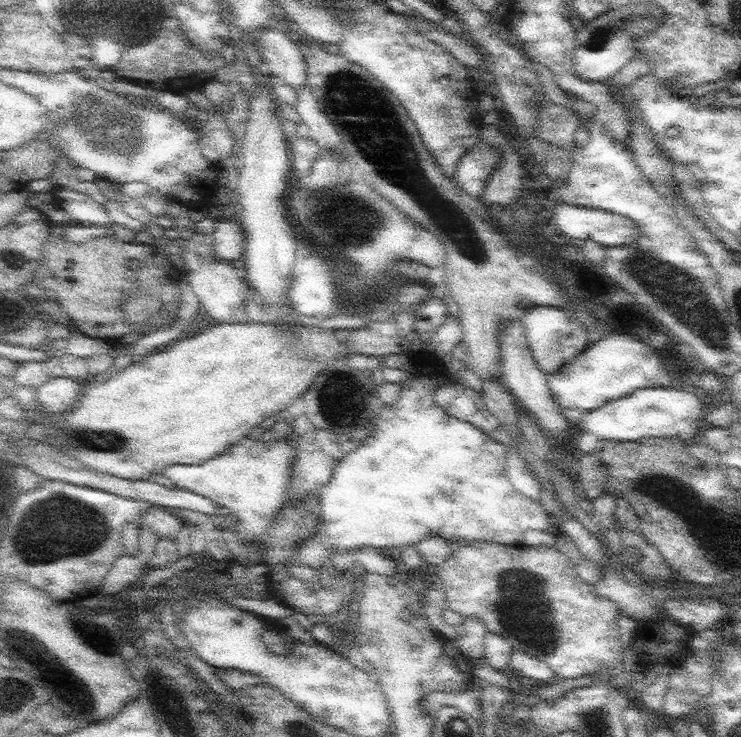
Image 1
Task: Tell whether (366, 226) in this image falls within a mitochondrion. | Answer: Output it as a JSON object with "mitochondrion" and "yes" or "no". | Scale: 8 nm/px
{"mitochondrion":"yes"}

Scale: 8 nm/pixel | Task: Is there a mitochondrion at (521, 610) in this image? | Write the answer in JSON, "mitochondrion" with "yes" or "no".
{"mitochondrion":"yes"}

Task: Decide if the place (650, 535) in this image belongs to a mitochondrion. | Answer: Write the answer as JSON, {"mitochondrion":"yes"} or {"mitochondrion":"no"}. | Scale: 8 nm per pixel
{"mitochondrion":"no"}

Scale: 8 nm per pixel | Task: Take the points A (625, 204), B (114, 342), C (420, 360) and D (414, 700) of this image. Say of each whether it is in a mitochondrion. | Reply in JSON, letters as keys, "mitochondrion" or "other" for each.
{"A":"other","B":"other","C":"other","D":"other"}

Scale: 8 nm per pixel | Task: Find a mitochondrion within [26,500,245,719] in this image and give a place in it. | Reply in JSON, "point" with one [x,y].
{"point":[38,654]}

